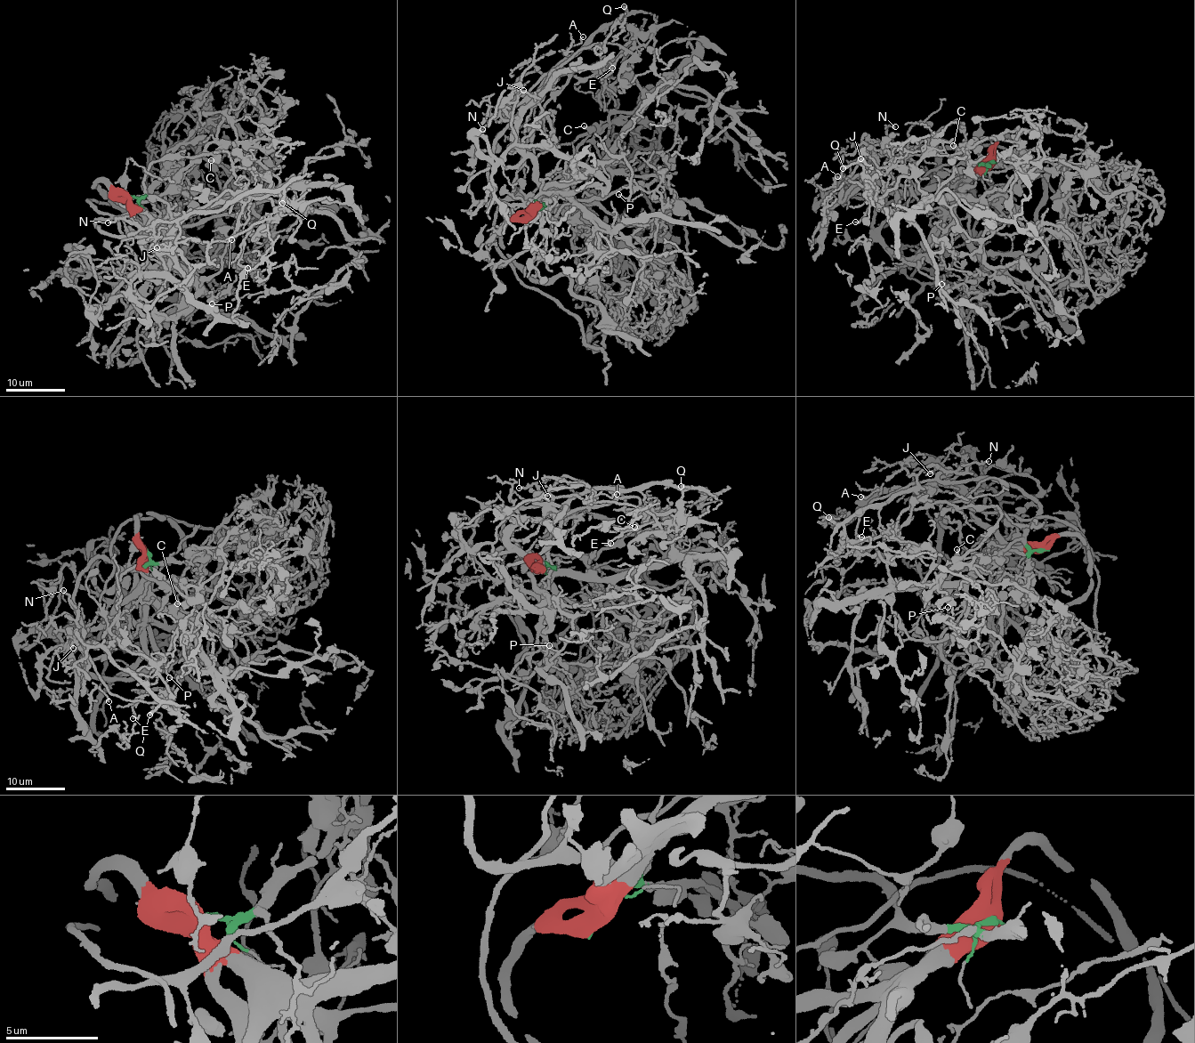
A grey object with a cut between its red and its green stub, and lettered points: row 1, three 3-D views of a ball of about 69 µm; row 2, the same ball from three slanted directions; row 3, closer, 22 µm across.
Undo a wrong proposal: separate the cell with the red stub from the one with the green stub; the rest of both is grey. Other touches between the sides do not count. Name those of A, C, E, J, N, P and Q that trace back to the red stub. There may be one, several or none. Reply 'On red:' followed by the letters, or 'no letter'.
On red: P

